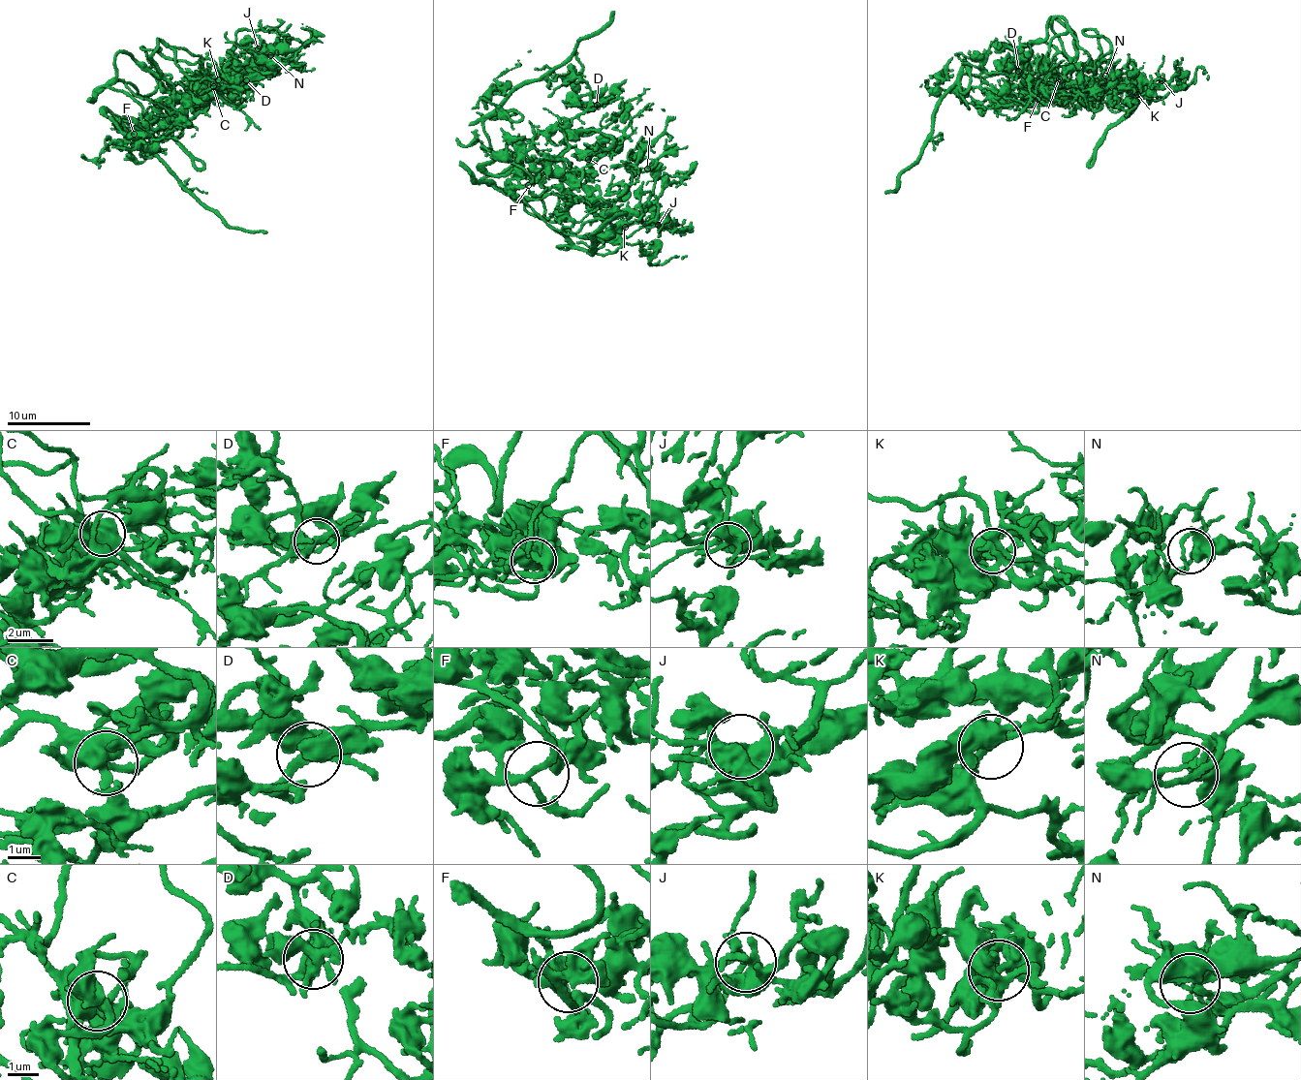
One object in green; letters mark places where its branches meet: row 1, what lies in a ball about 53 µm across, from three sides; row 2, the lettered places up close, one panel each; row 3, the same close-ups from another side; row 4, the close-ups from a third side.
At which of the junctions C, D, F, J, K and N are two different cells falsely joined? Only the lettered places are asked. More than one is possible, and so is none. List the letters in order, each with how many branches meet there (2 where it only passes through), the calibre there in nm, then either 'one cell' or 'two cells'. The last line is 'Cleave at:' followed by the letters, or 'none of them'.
C: 4 branches meet; 500 nm thick; one cell
D: 4 branches meet; 360 nm thick; one cell
F: 3 branches meet; 180 nm thick; one cell
J: 4 branches meet; 360 nm thick; one cell
K: 2 branches meet; 260 nm thick; one cell
N: 3 branches meet; 190 nm thick; one cell
Cleave at: none of them

